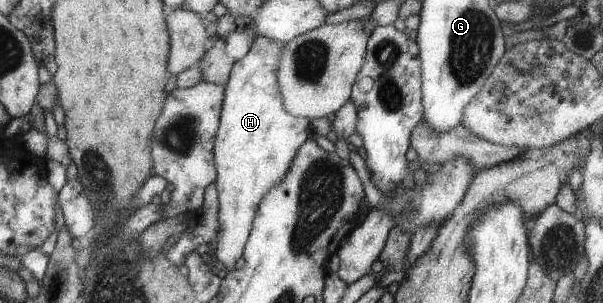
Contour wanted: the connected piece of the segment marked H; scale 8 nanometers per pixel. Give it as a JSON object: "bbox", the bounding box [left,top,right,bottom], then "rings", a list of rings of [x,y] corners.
{"bbox":[211,36,309,267],"rings":[[[255,36],[251,48],[232,64],[228,79],[224,85],[223,108],[220,110],[219,128],[216,130],[212,157],[216,167],[216,180],[213,182],[218,196],[218,235],[216,249],[211,253],[217,263],[230,267],[243,256],[241,250],[246,245],[252,228],[252,218],[256,214],[259,202],[269,189],[276,188],[287,174],[296,150],[309,138],[309,119],[296,117],[284,109],[280,93],[279,80],[276,78],[280,56],[284,44],[269,40],[264,36]]]}

